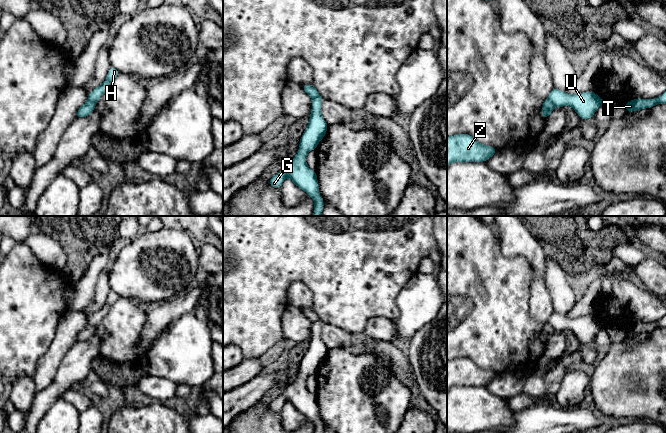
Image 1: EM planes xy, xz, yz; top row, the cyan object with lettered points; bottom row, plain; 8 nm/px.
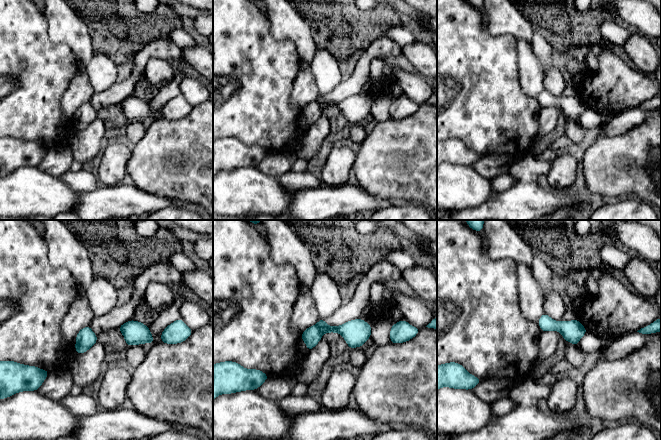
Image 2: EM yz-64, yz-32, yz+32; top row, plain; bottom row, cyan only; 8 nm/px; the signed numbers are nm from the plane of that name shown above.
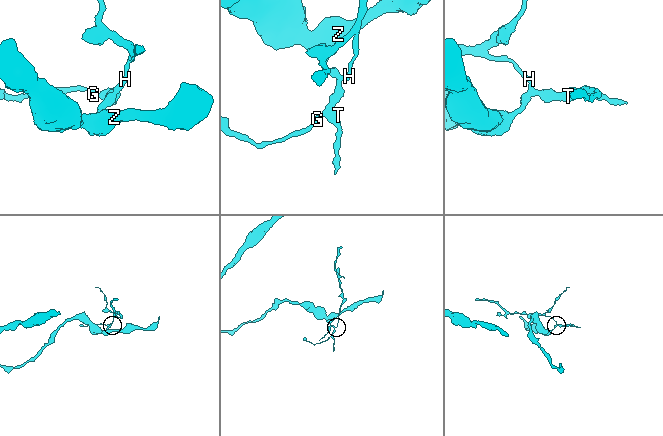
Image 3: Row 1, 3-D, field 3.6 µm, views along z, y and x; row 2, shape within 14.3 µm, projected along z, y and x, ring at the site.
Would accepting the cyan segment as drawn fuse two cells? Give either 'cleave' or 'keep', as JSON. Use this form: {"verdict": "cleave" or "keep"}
{"verdict": "cleave"}

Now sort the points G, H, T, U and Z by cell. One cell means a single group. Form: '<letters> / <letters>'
G H T U / Z

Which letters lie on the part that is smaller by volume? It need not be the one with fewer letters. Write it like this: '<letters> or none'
G, H, T, U

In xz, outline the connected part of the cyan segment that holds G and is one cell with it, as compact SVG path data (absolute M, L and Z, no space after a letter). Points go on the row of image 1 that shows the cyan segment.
M320 95L312 99L312 111L308 126L300 138L297 154L293 159L287 161L281 171L269 180L272 188L281 188L283 181L289 177L294 185L314 200L313 216L322 215L324 199L319 193L316 170L312 170L307 166L306 157L311 150L316 150L319 142L325 137L329 126L321 112L323 99Z

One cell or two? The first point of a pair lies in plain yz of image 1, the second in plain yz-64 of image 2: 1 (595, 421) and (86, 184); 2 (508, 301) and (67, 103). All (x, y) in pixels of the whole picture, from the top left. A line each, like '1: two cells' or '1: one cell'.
1: two cells
2: two cells

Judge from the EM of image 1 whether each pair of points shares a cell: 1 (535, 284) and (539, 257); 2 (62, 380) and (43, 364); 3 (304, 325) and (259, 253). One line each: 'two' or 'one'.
1: two
2: two
3: two

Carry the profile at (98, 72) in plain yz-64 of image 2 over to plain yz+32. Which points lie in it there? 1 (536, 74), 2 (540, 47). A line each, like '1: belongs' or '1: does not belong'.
1: does not belong
2: belongs

